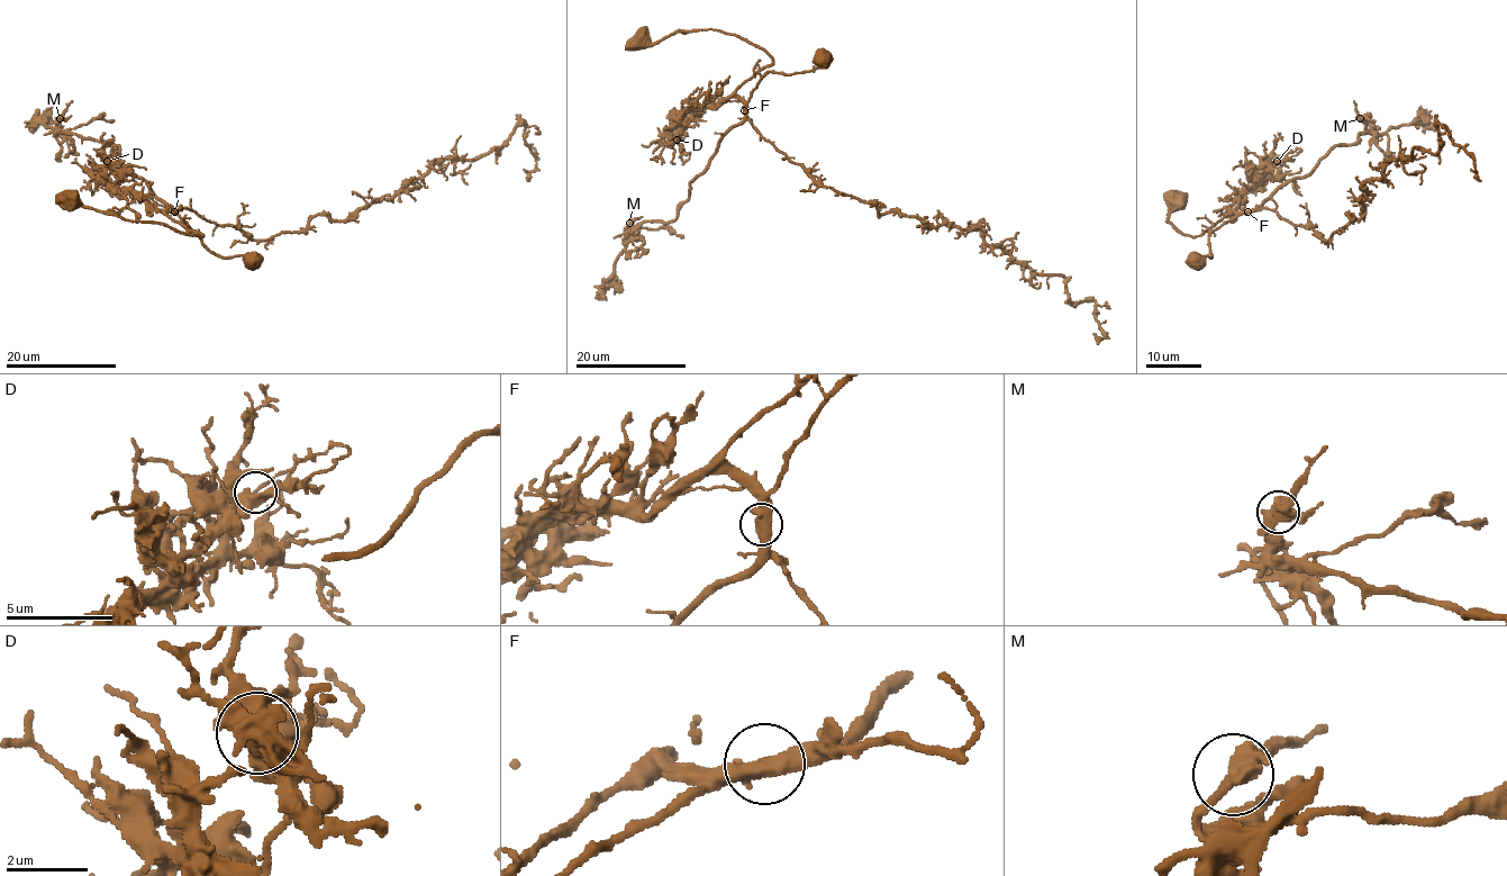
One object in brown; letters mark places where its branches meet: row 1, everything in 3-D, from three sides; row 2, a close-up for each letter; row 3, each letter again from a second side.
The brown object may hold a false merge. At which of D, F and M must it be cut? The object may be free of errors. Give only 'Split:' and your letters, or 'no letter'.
Split: F

